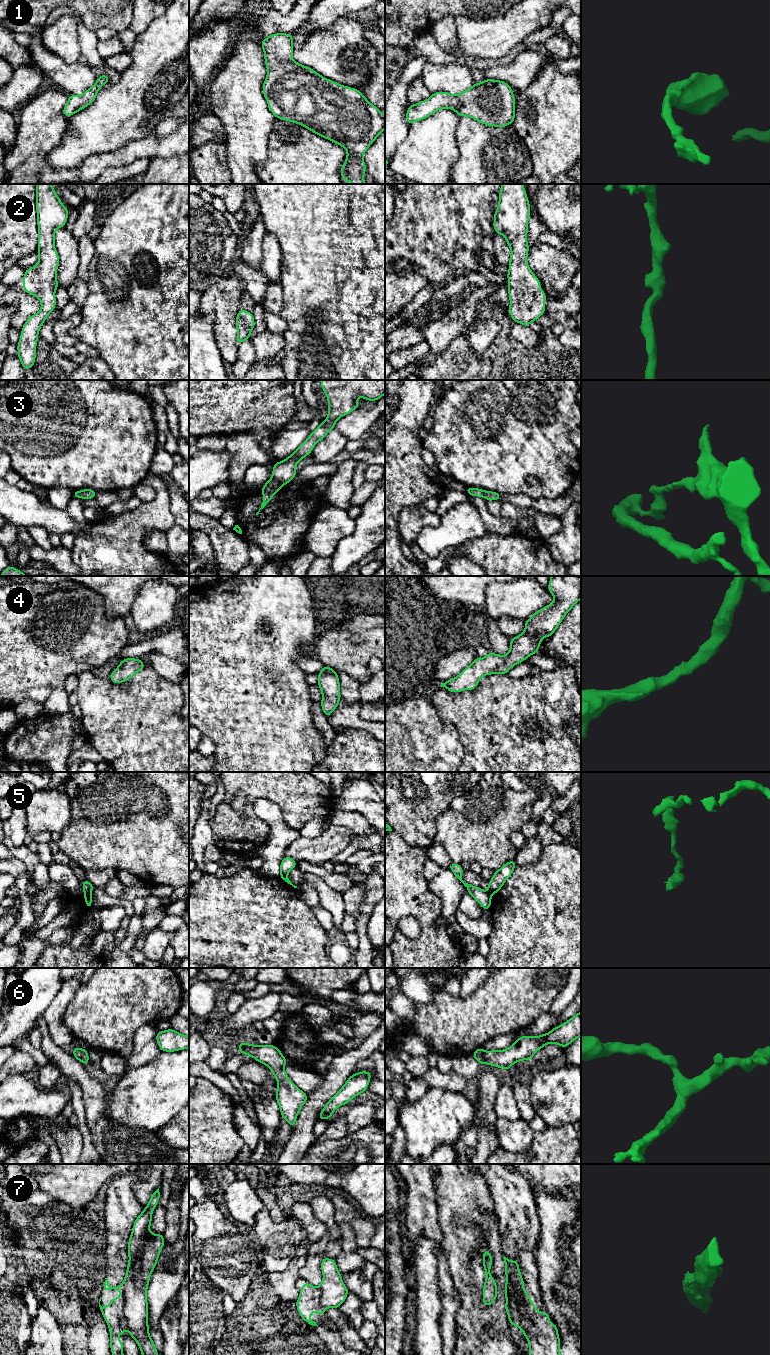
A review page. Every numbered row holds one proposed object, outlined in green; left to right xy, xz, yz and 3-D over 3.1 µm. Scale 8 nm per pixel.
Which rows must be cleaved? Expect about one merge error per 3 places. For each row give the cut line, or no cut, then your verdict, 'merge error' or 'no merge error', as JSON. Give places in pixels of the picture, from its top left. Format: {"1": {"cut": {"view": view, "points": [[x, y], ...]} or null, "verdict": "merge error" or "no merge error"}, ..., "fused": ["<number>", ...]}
{"1": {"cut": null, "verdict": "no merge error"}, "2": {"cut": null, "verdict": "no merge error"}, "3": {"cut": {"view": "xz", "points": [[272, 476], [281, 485]]}, "verdict": "merge error"}, "4": {"cut": null, "verdict": "no merge error"}, "5": {"cut": {"view": "xy", "points": [[90, 893], [84, 895]]}, "verdict": "merge error"}, "6": {"cut": null, "verdict": "no merge error"}, "7": {"cut": {"view": "xy", "points": [[123, 1281], [124, 1318], [127, 1327]]}, "verdict": "merge error"}, "fused": ["3", "5", "7"]}

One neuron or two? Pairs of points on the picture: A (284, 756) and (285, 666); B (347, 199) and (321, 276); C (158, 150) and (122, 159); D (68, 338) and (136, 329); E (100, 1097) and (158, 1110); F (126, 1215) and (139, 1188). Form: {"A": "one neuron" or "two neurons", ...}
{"A": "one neuron", "B": "one neuron", "C": "one neuron", "D": "two neurons", "E": "two neurons", "F": "two neurons"}

